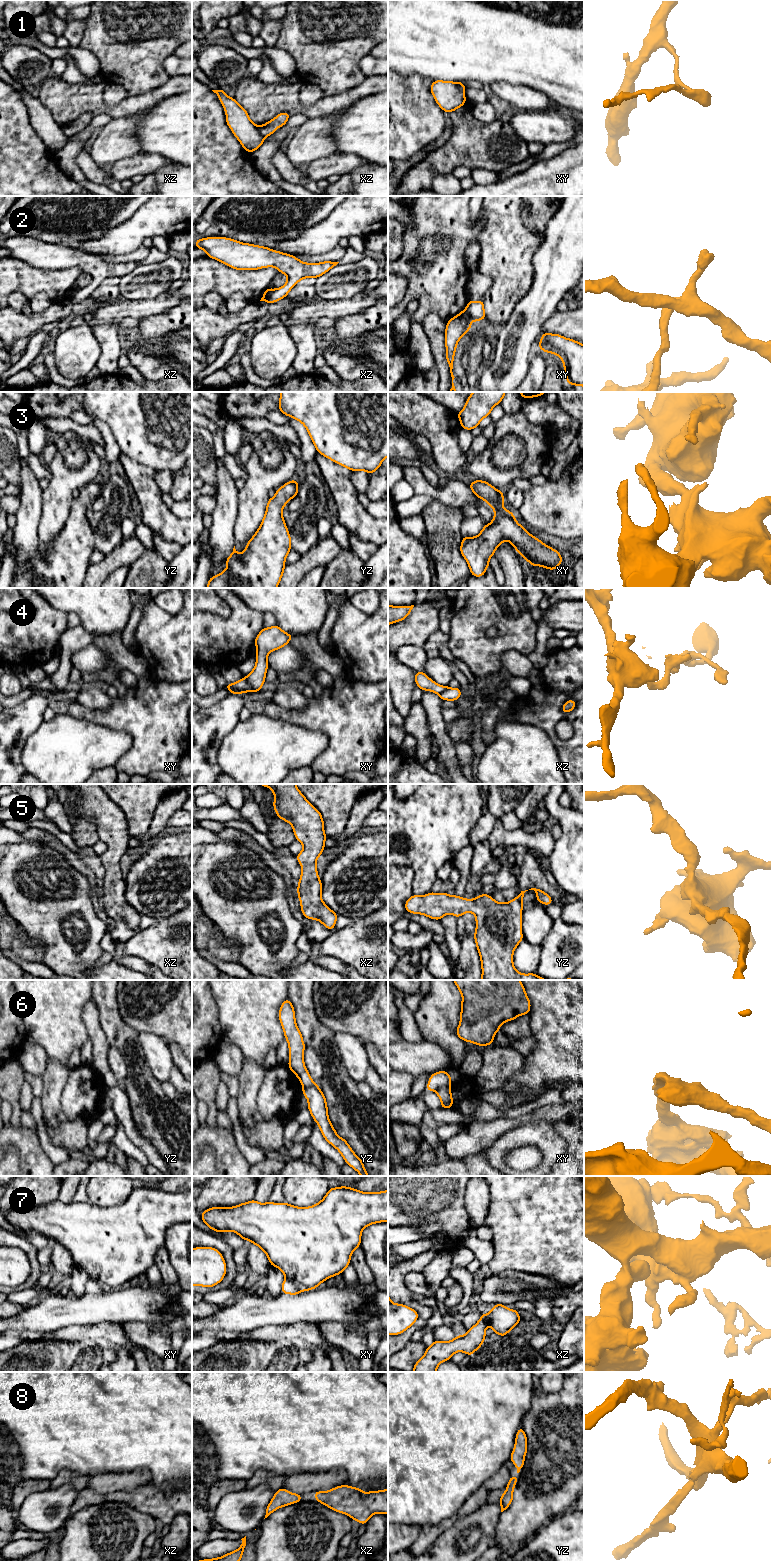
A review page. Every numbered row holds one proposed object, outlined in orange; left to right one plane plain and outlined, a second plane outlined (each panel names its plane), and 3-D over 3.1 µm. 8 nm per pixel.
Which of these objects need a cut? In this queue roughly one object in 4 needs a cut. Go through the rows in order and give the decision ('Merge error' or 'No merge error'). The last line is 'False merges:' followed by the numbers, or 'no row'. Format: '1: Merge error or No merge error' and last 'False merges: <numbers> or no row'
1: Merge error
2: Merge error
3: No merge error
4: Merge error
5: No merge error
6: Merge error
7: Merge error
8: No merge error
False merges: 1, 2, 4, 6, 7

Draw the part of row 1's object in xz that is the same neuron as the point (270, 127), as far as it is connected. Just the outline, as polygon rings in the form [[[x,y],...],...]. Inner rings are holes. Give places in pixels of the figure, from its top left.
[[[288,112],[278,114],[274,119],[259,126],[259,132],[263,137],[273,134],[278,127],[284,126],[290,117]]]

